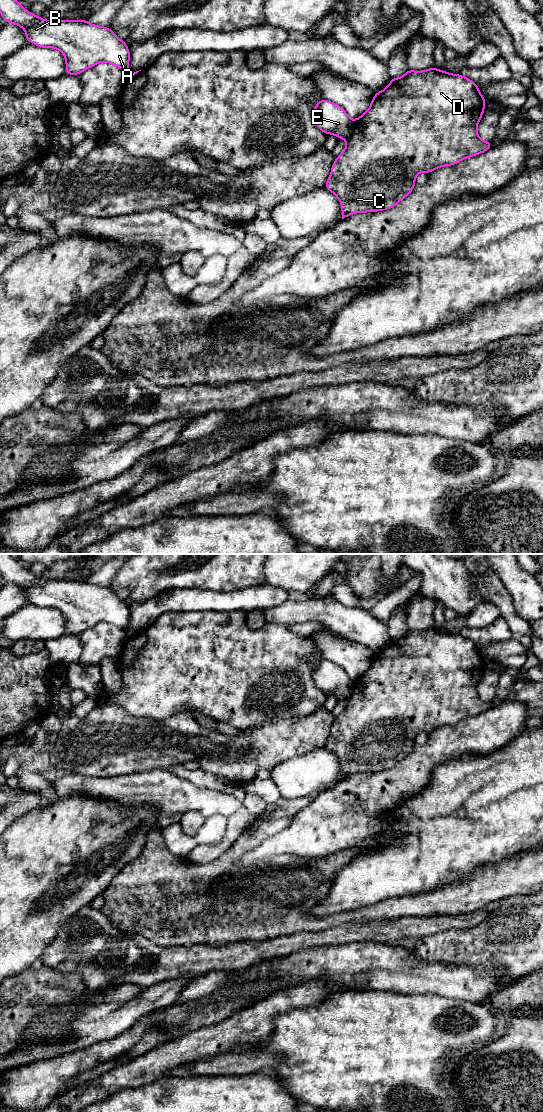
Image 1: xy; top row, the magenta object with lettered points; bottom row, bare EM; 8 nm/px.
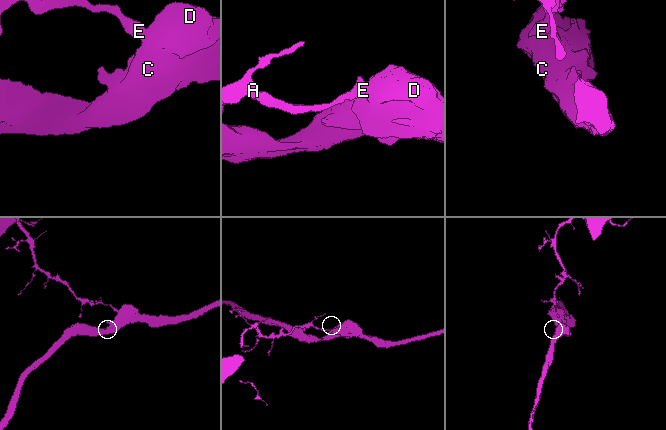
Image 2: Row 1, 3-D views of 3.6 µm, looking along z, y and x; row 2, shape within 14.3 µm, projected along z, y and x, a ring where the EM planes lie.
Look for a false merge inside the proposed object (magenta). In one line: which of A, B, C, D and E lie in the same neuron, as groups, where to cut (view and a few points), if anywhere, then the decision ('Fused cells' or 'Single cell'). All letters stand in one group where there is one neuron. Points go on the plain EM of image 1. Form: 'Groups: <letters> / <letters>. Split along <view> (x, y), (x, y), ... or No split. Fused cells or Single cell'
Groups: A B E / C D. Split along xy (353, 681), (351, 692), (345, 698). Fused cells

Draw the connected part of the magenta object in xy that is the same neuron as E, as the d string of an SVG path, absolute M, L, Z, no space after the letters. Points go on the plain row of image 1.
M321 658L312 673L315 685L326 695L332 694L346 699L351 691L353 680L339 665Z

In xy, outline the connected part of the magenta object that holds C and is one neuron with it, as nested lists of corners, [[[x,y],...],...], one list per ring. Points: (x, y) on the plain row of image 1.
[[[436,627],[423,631],[408,629],[403,636],[391,638],[385,649],[374,654],[369,669],[353,681],[346,707],[336,717],[326,741],[325,748],[341,763],[342,779],[354,773],[391,769],[413,751],[419,733],[430,734],[439,727],[455,725],[489,710],[491,701],[481,700],[477,692],[486,662],[471,639]]]

